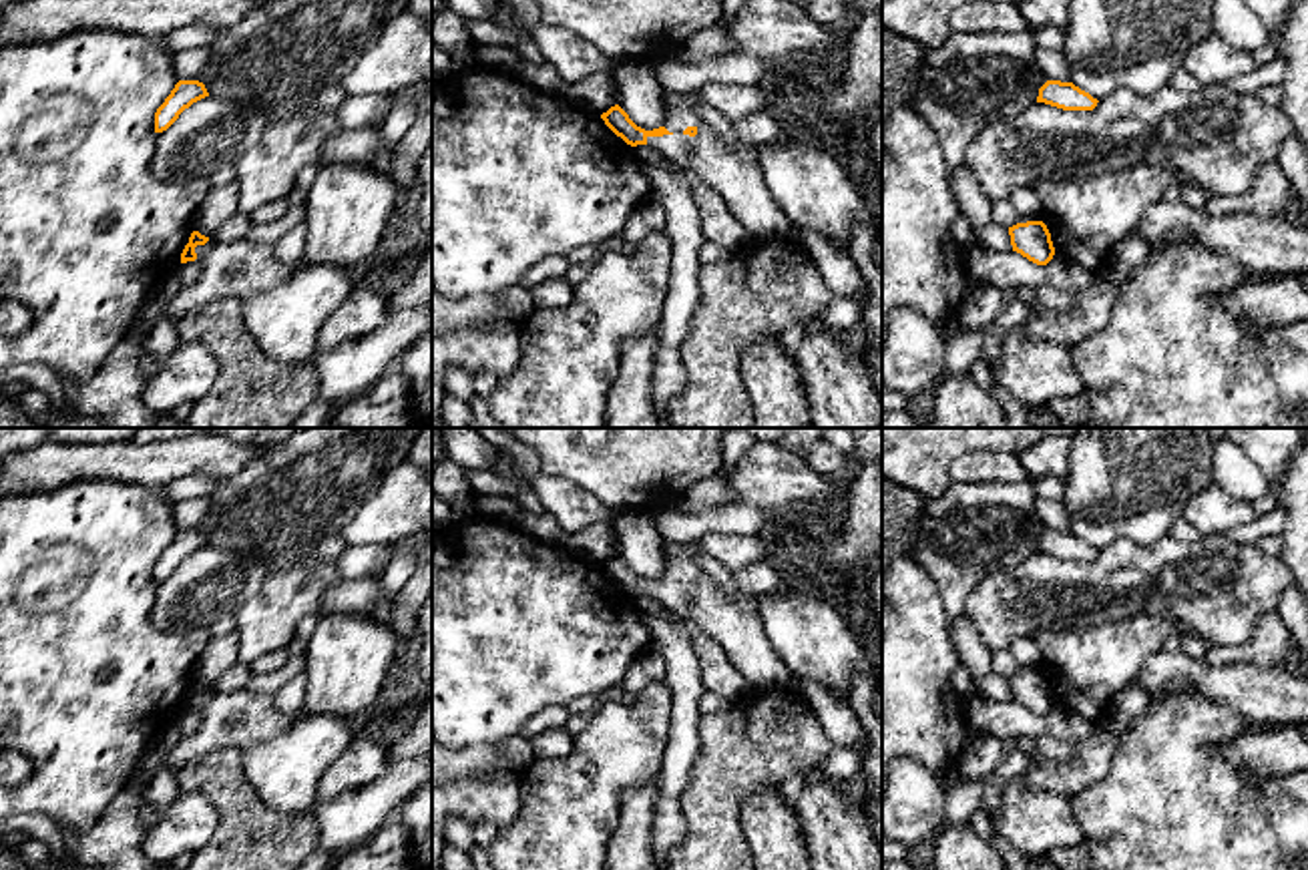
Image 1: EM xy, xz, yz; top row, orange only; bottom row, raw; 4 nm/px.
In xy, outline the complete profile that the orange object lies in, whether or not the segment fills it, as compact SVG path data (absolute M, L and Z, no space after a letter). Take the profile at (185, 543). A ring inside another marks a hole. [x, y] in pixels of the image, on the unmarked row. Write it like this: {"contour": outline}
{"contour": "M179 530L155 563L155 583L167 581L185 559L189 559L193 553L205 547L209 547L209 542L203 532Z"}

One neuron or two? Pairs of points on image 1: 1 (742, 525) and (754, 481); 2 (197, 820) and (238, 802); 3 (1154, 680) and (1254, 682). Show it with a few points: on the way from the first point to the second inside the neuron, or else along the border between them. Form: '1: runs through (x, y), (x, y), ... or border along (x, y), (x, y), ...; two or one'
1: border along (736, 503), (754, 503), (776, 515); two
2: border along (181, 790), (218, 814), (199, 848); two
3: runs through (1178, 672), (1198, 672), (1208, 682), (1230, 682); one

